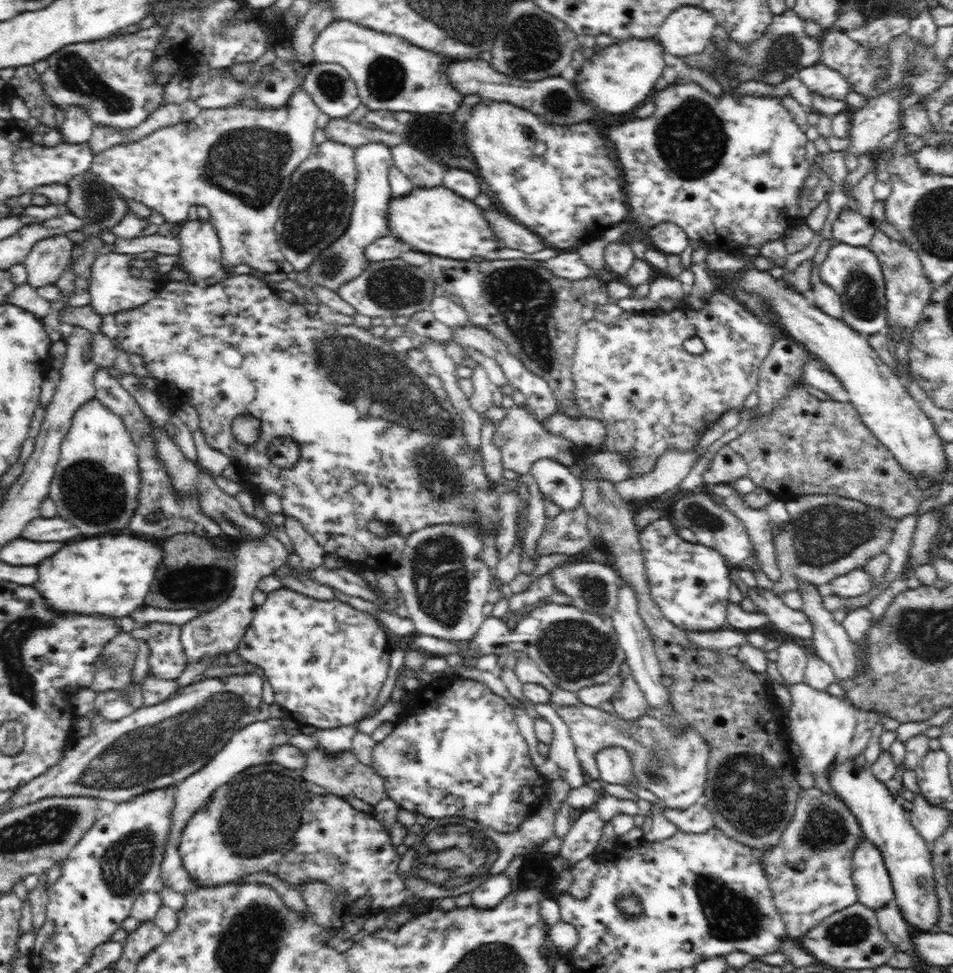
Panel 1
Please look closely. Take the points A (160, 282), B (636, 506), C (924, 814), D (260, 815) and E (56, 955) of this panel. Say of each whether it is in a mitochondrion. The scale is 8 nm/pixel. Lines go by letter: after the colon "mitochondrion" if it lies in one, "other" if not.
A: other
B: other
C: other
D: mitochondrion
E: other

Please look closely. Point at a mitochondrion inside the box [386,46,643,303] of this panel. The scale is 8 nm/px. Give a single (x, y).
(557, 103)

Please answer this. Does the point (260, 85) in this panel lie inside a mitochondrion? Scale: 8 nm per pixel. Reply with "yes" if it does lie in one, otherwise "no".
no

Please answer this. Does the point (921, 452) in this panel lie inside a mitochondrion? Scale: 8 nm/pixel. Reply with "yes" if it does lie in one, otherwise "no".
no

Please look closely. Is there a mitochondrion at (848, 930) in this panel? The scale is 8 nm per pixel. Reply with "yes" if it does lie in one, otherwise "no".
yes

